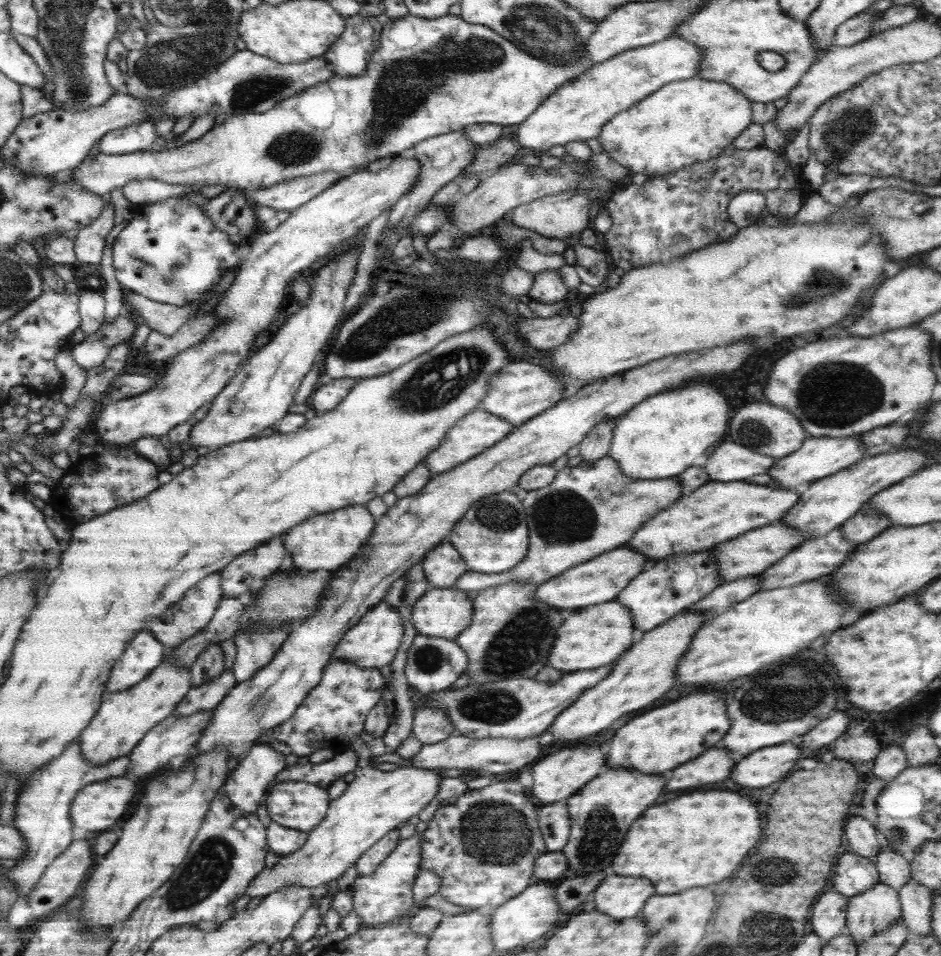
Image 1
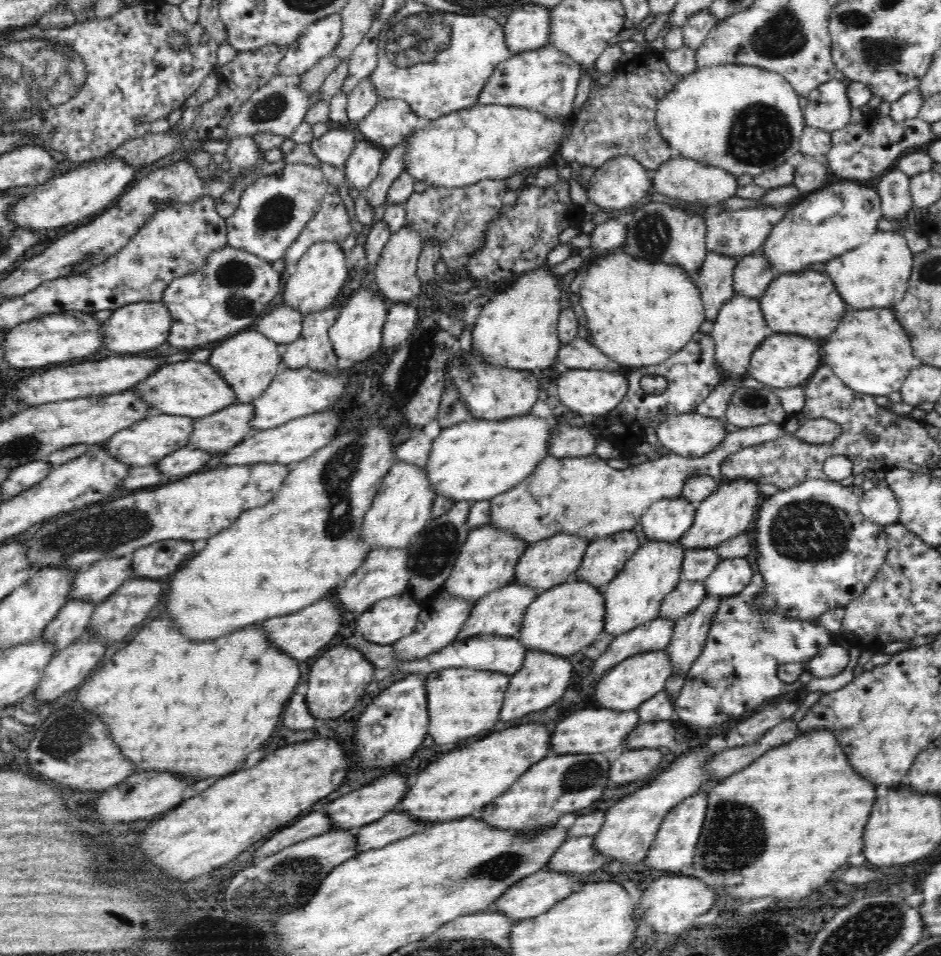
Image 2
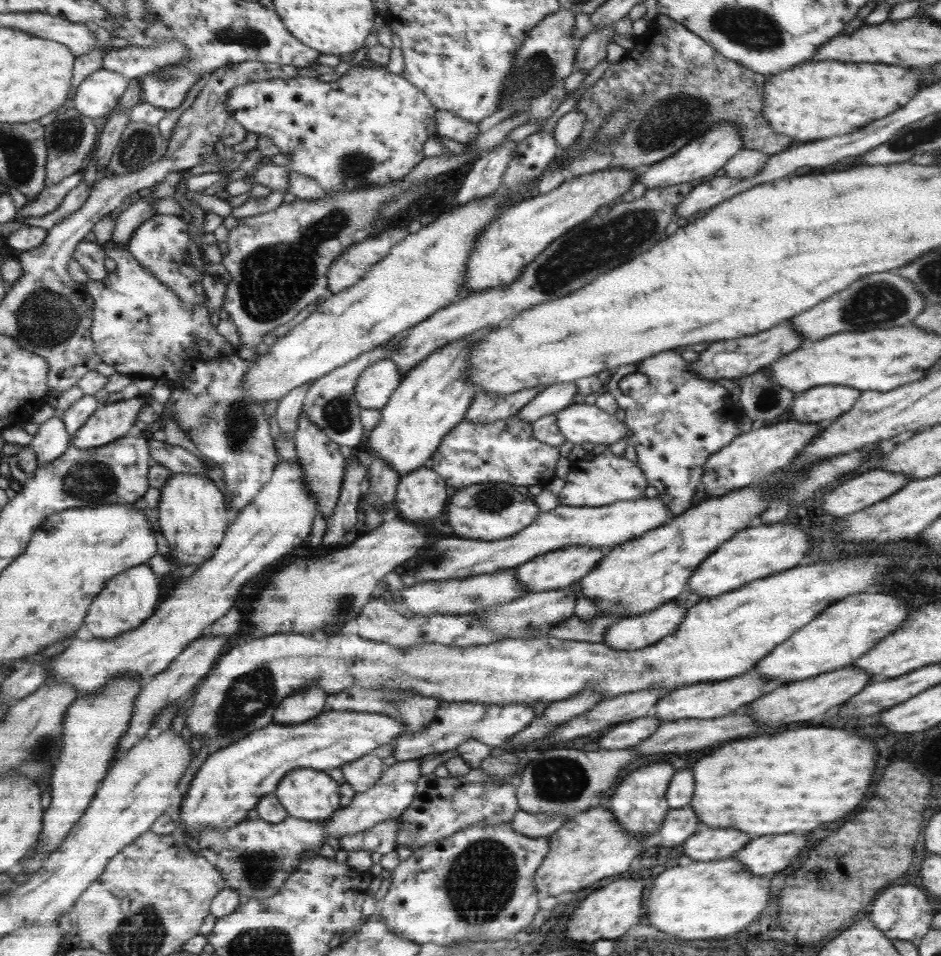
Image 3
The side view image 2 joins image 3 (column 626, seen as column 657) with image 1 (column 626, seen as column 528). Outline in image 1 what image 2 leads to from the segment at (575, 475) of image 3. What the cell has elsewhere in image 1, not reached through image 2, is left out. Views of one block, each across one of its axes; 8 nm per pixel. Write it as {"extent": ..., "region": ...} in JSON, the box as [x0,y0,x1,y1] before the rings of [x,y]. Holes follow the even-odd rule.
{"extent":[453,455,682,593],"region":[[[609,455],[594,461],[565,466],[556,472],[551,484],[526,492],[520,503],[526,512],[528,549],[513,568],[497,574],[467,570],[453,588],[467,593],[505,583],[541,584],[599,553],[625,545],[644,522],[682,495],[677,476],[634,479],[623,476]]]}

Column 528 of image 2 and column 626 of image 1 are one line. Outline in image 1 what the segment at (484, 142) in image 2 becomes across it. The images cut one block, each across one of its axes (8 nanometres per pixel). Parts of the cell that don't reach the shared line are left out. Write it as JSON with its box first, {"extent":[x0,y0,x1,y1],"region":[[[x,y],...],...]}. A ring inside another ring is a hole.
{"extent":[595,76,751,177],"region":[[[697,76],[670,81],[638,103],[612,116],[601,126],[595,139],[602,146],[602,152],[631,174],[656,177],[717,156],[751,124],[750,103],[750,100],[724,82],[703,80]]]}

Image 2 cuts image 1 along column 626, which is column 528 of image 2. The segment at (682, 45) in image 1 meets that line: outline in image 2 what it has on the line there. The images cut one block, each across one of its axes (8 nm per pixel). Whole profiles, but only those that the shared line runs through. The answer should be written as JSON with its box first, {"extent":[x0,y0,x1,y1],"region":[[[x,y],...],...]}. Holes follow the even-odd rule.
{"extent":[476,44,582,118],"region":[[[551,44],[536,50],[512,54],[508,60],[504,60],[496,67],[484,88],[480,90],[476,104],[524,107],[537,110],[550,118],[558,118],[575,110],[576,88],[582,73],[580,63]]]}

